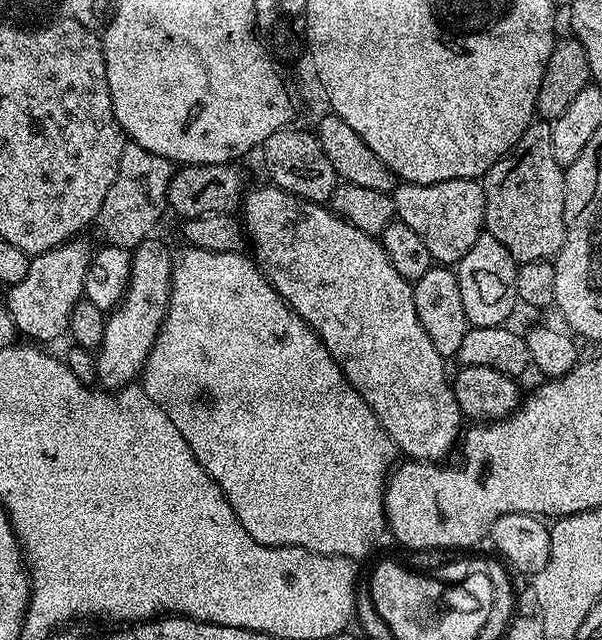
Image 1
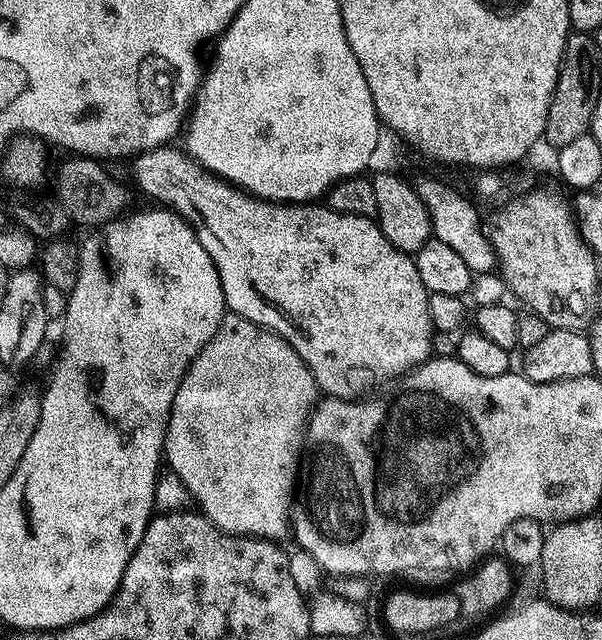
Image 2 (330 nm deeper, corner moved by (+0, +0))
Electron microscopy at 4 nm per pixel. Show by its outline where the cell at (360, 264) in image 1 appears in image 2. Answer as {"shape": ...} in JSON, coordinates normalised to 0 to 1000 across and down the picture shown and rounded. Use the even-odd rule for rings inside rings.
{"shape":[[[274,228],[233,239],[224,245],[218,266],[224,292],[233,292],[252,311],[252,316],[297,334],[326,361],[329,378],[336,378],[336,391],[342,391],[349,409],[355,409],[355,416],[362,422],[377,486],[424,506],[432,506],[439,513],[450,513],[460,525],[470,528],[495,553],[495,559],[502,559],[508,566],[515,584],[525,592],[527,608],[540,620],[560,625],[591,625],[603,620],[598,617],[615,611],[623,600],[638,600],[643,594],[654,592],[656,588],[669,589],[684,577],[696,575],[706,563],[719,555],[721,514],[716,488],[711,483],[714,459],[708,453],[708,447],[701,447],[701,434],[694,434],[694,416],[689,405],[679,395],[656,388],[641,372],[641,366],[635,366],[630,350],[620,339],[568,334],[532,316],[477,319],[434,311],[417,300],[367,280],[365,275],[354,273],[321,244],[314,244],[311,236],[299,233],[297,238],[292,228]]]}

